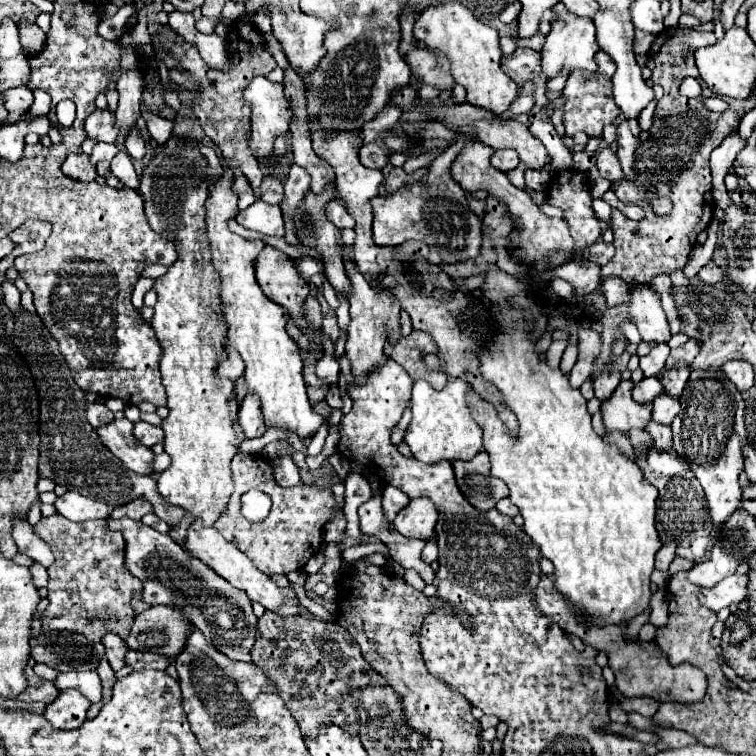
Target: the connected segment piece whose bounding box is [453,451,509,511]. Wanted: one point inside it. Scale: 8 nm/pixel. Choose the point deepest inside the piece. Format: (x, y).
(480, 489)

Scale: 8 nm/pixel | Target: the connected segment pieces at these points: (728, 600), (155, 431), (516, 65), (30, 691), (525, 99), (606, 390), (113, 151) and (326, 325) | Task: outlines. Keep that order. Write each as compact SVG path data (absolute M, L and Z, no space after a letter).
M731 575L711 589L703 587L699 591L699 601L709 609L719 611L723 607L729 607L731 603L741 603L745 587L747 587L747 575Z
M143 421L135 423L135 431L133 433L147 447L153 447L155 443L163 441L163 435L165 435L161 427L155 427L155 425L149 425L149 423L143 423Z
M517 47L511 57L501 59L501 67L517 85L523 85L523 81L539 81L541 55L533 49Z
M31 667L25 669L25 675L29 679L29 687L27 687L25 693L19 695L19 699L23 699L23 701L43 701L43 703L53 703L57 699L59 691L55 689L53 681L37 677Z
M525 83L525 87L519 91L519 97L513 101L511 109L503 115L503 119L509 119L509 117L513 117L513 115L519 115L519 113L529 113L529 111L531 111L531 107L533 107L531 89L533 89L533 83Z
M599 373L599 377L593 377L593 385L595 385L595 397L599 401L605 401L611 397L611 393L615 391L615 387L621 381L621 373Z
M97 143L95 149L93 149L93 153L91 153L91 163L97 165L103 159L111 161L117 155L117 151L119 151L119 147L113 145L113 143Z
M317 293L317 299L319 299L319 303L321 303L321 311L323 315L322 329L331 338L335 346L340 334L336 314L330 311L330 306L327 301L323 299L321 293Z

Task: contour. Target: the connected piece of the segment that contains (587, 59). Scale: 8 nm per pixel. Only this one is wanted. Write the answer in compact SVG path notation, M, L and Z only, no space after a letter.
M563 3L555 5L555 21L551 23L553 29L547 35L547 43L541 51L543 55L543 75L545 79L553 79L563 67L567 67L569 71L575 69L587 69L587 71L595 71L597 63L595 63L595 53L599 51L597 45L597 37L595 37L595 25L593 21L587 21L587 17L575 17L573 13L567 13Z

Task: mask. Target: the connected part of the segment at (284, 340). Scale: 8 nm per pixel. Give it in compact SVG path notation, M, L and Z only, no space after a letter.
M199 169L199 177L209 181L209 199L207 199L207 233L211 241L213 267L221 277L221 299L223 299L223 317L227 321L225 345L239 351L245 361L245 379L247 389L257 393L263 403L263 415L267 427L283 427L297 433L301 439L309 437L323 425L323 417L317 415L307 399L305 381L301 375L303 363L299 349L293 337L287 333L289 313L281 305L269 301L269 297L259 289L255 279L255 257L265 247L261 241L243 239L229 231L227 223L239 213L237 197L231 189L233 171L225 169L221 177L215 177L211 169Z

